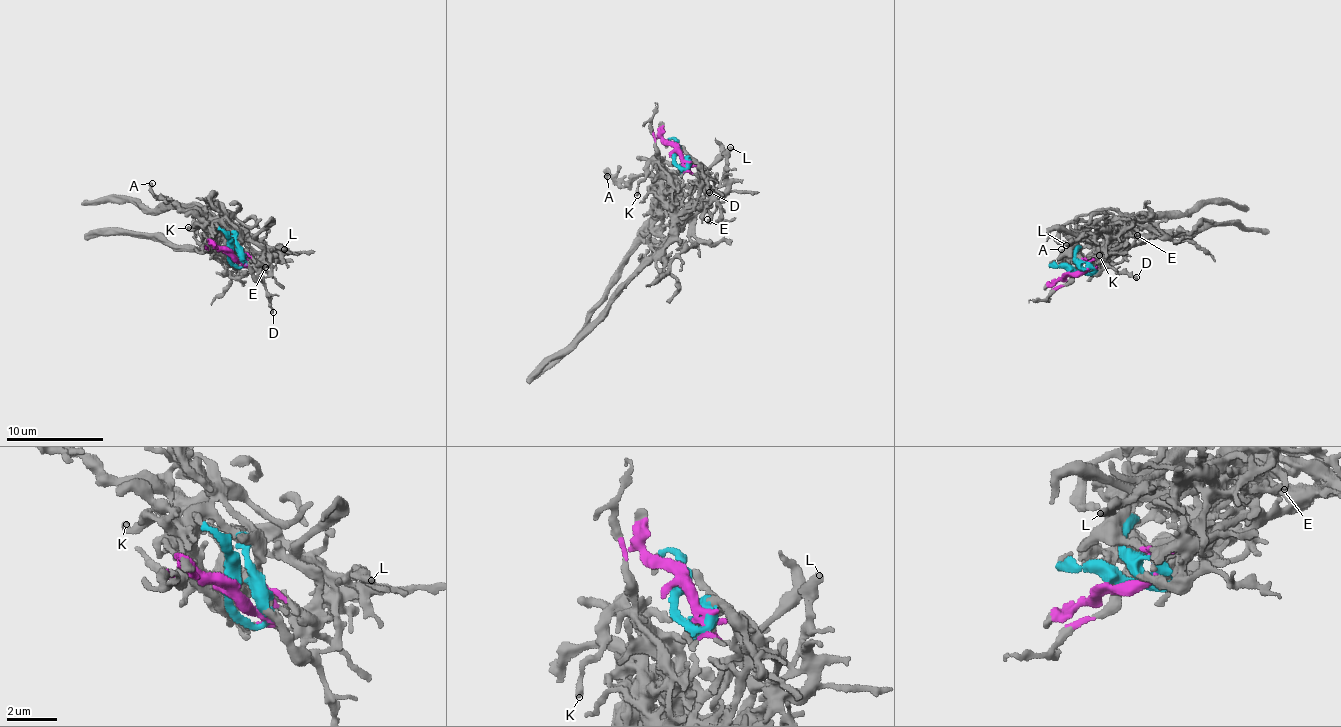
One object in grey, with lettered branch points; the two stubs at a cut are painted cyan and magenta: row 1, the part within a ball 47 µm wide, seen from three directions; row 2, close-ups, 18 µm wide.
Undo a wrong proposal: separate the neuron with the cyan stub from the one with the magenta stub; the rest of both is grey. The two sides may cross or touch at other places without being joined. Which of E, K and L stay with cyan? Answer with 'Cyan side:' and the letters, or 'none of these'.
Cyan side: K

